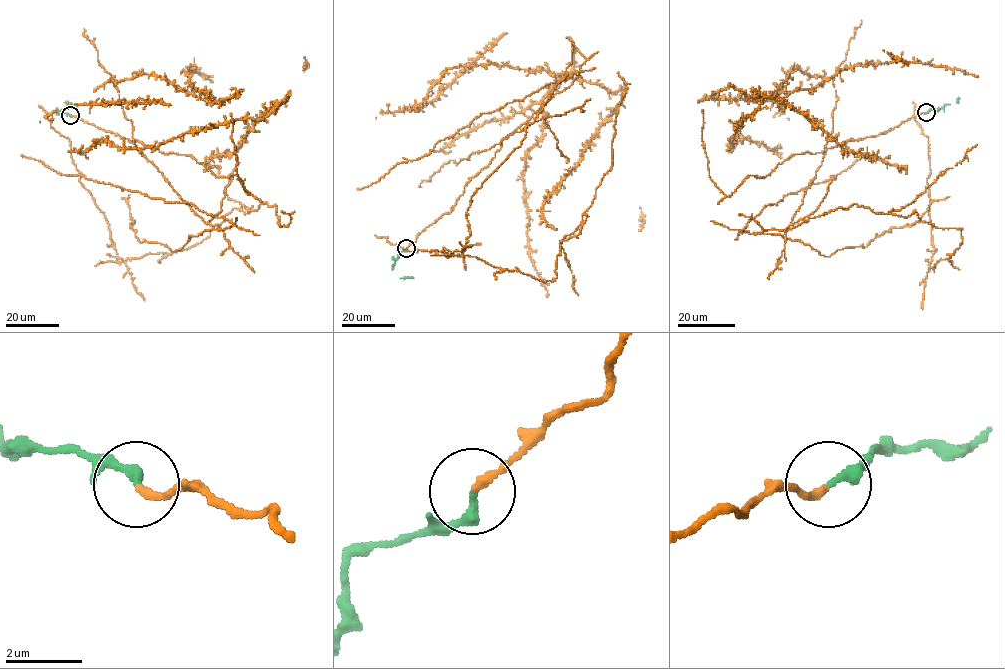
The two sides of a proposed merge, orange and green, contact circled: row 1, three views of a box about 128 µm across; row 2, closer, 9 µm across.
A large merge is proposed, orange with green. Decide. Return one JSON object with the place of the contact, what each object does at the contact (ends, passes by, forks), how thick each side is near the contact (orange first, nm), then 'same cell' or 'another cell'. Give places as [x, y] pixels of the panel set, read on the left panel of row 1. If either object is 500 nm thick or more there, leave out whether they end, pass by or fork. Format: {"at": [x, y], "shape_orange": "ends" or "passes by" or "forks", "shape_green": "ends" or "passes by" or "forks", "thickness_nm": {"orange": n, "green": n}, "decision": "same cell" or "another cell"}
{"at": [70, 115], "shape_orange": "ends", "shape_green": "ends", "thickness_nm": {"orange": 200, "green": 280}, "decision": "another cell"}

